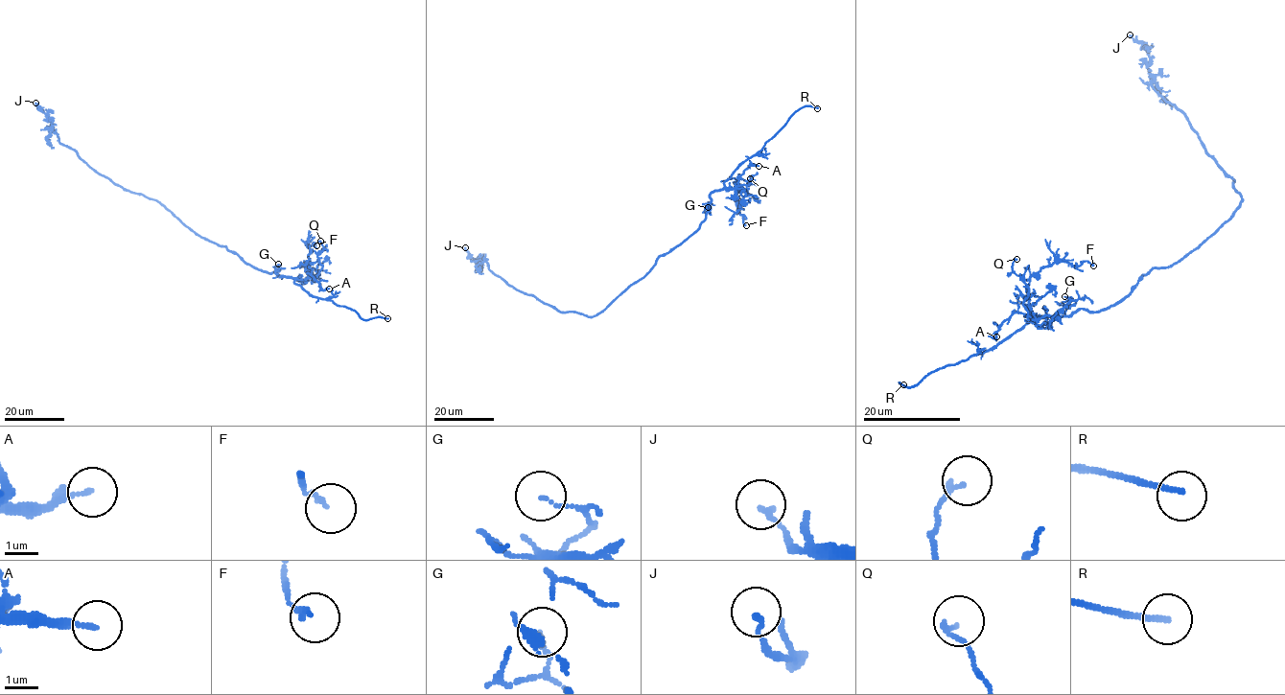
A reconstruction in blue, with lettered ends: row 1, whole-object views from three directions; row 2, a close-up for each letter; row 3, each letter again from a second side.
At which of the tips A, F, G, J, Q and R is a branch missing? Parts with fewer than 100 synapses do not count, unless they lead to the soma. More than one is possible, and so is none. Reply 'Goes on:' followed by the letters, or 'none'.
Goes on: R

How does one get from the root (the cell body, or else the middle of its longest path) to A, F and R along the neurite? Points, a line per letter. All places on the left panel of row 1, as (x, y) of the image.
A: (218, 244), (255, 268), (292, 279), (306, 279), (310, 273), (322, 289), (329, 289)
F: (218, 244), (255, 268), (292, 279), (307, 277), (310, 249), (306, 243), (316, 245)
R: (218, 244), (255, 268), (292, 276), (310, 294), (350, 308), (361, 318), (387, 318)

